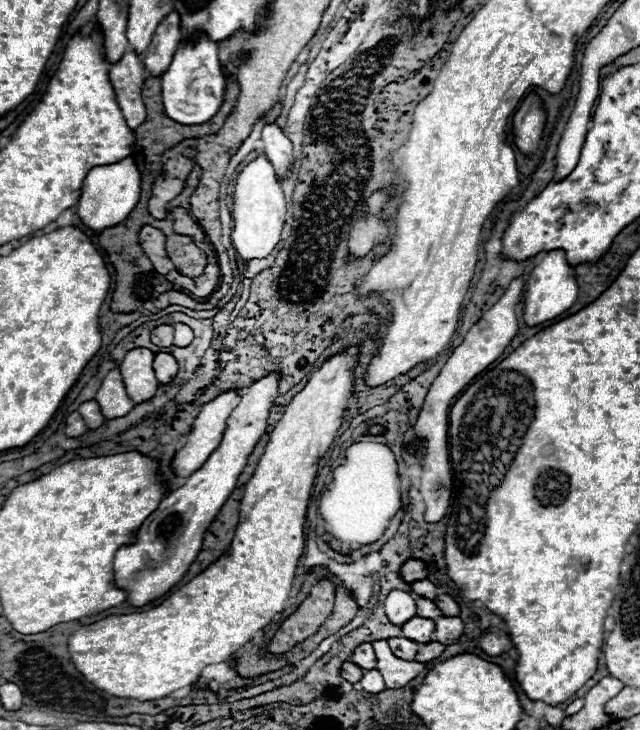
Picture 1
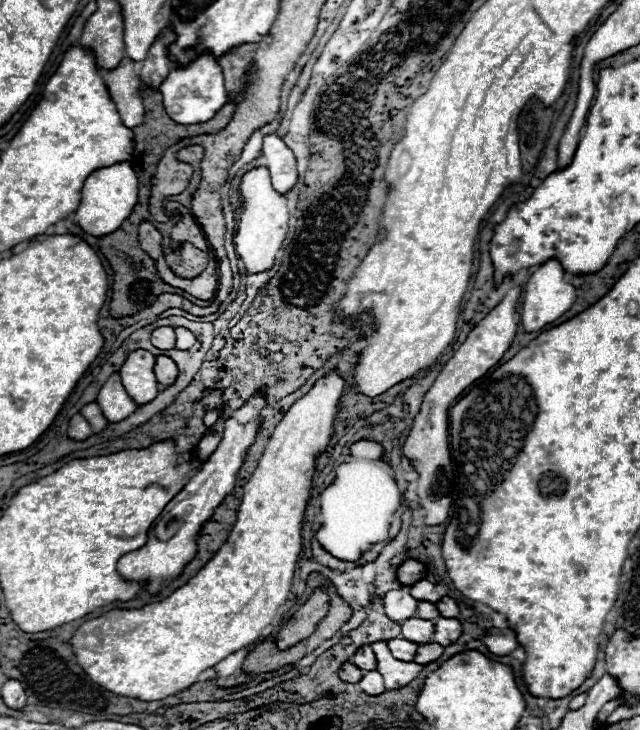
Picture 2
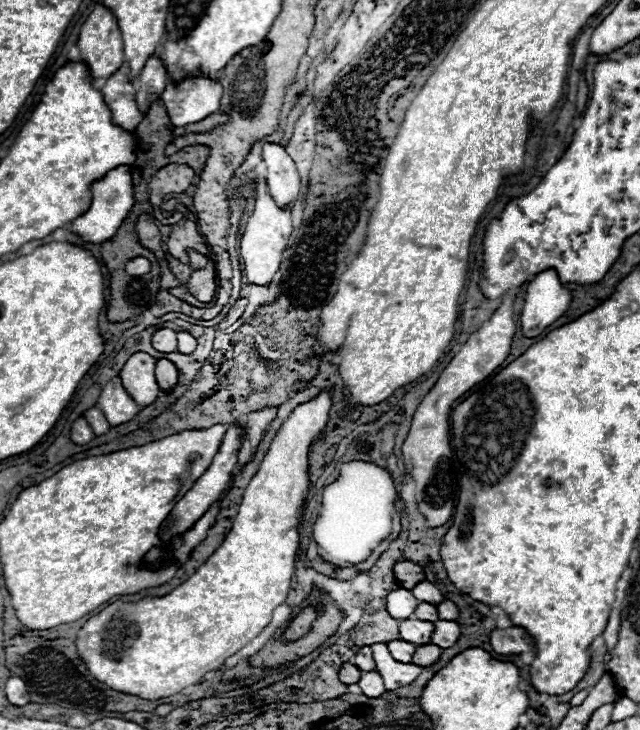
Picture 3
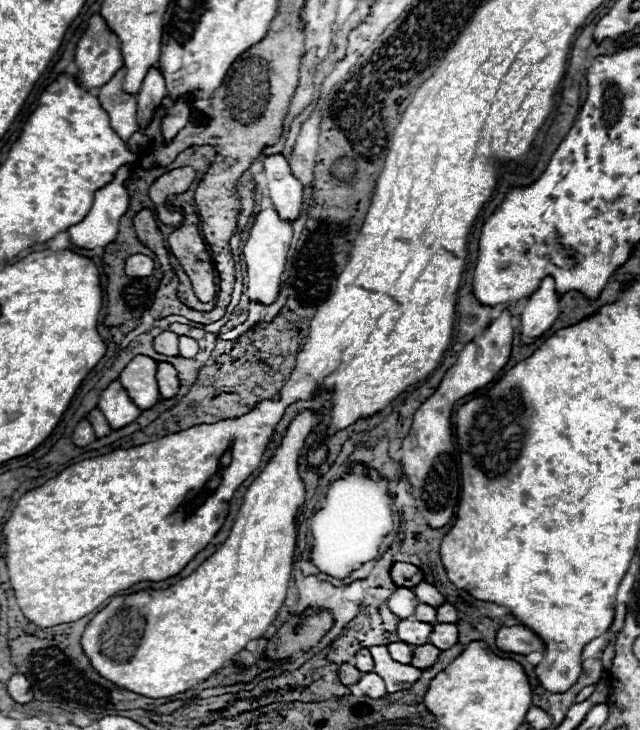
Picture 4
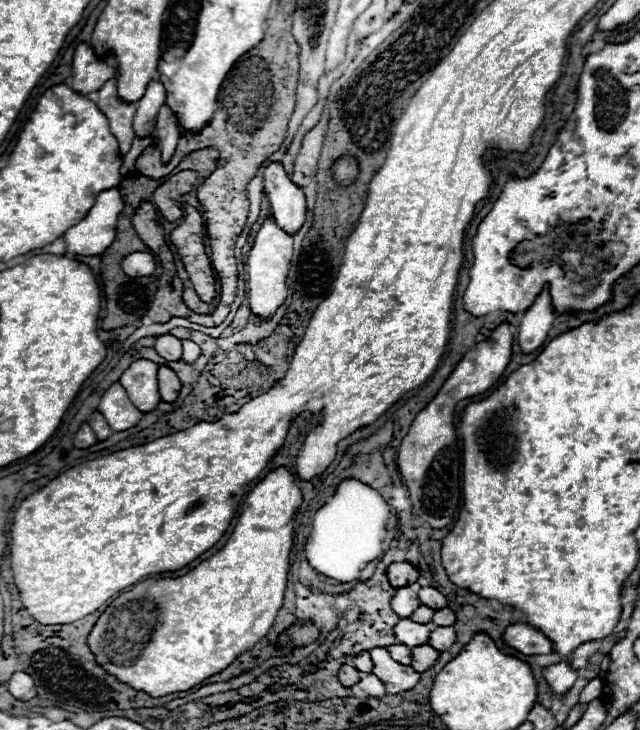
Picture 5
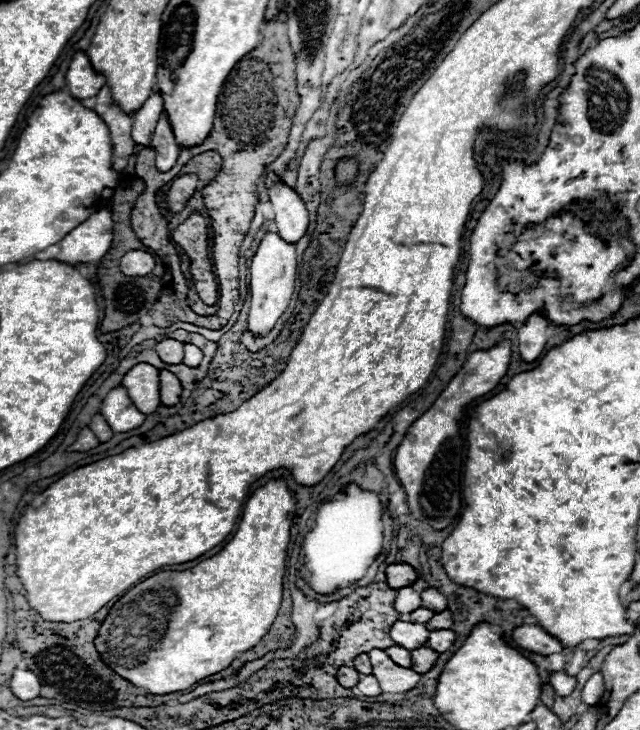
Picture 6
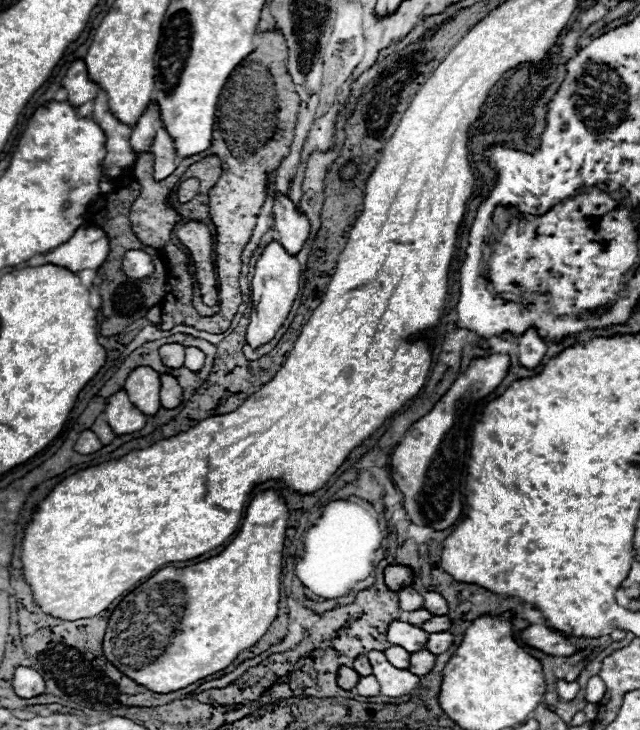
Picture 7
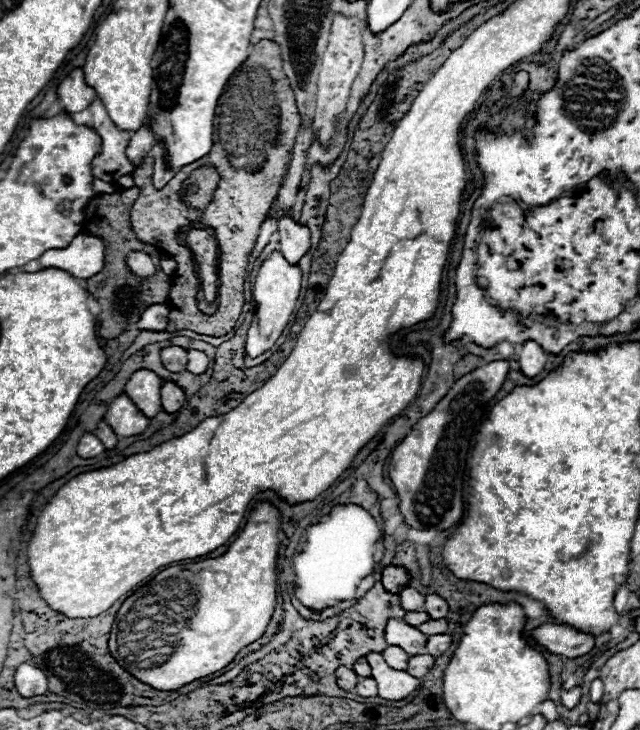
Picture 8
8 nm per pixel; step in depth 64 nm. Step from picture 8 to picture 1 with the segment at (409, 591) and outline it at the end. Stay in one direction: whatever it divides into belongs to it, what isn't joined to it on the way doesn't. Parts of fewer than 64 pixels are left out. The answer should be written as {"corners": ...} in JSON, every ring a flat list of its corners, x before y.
{"corners":[[392,590,386,596,384,608,386,608,386,616,390,618,390,622,394,622,394,626,402,626,402,622,408,622,410,618,416,616,414,598,404,590]]}

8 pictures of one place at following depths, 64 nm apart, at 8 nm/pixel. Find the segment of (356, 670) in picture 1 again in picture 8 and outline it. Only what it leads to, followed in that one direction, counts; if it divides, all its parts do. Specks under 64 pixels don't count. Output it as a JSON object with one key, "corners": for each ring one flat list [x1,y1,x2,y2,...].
{"corners":[[340,666,336,670,336,680,338,680,338,686,342,690,352,690,358,684,358,674,346,666]]}

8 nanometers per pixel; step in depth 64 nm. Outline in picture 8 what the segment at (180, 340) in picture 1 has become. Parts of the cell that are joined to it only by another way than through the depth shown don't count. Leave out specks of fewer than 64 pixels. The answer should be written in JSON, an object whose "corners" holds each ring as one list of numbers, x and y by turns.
{"corners":[[188,350,188,364,186,364,186,370,194,372,194,374,202,374,206,372,208,368,208,358,204,352,200,350]]}

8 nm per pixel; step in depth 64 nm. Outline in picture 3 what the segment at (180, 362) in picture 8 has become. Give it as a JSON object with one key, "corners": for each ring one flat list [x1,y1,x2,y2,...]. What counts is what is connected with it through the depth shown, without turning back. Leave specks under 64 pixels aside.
{"corners":[[160,328,152,336,152,346,158,352,174,352,176,350,176,332,170,328]]}

